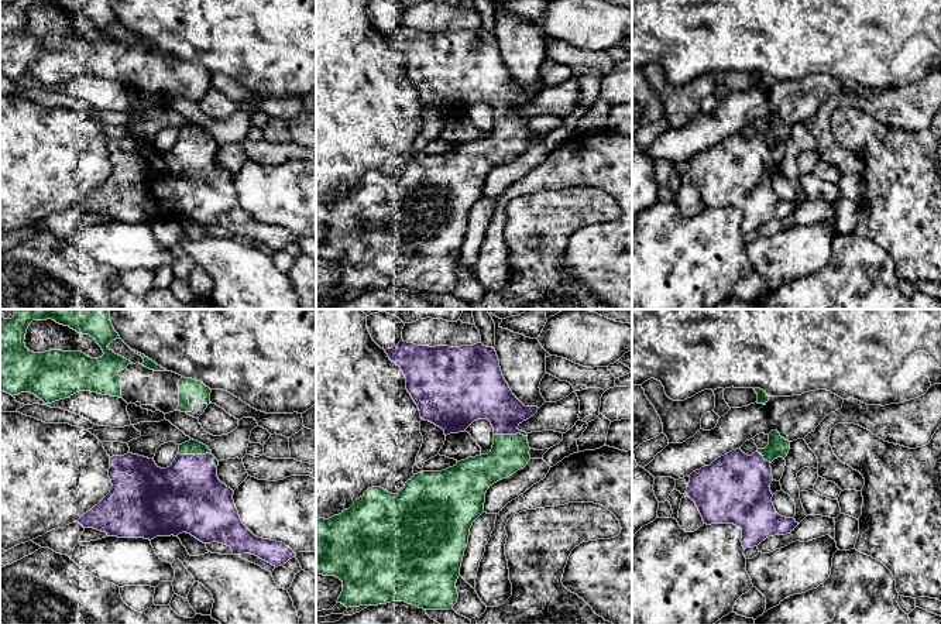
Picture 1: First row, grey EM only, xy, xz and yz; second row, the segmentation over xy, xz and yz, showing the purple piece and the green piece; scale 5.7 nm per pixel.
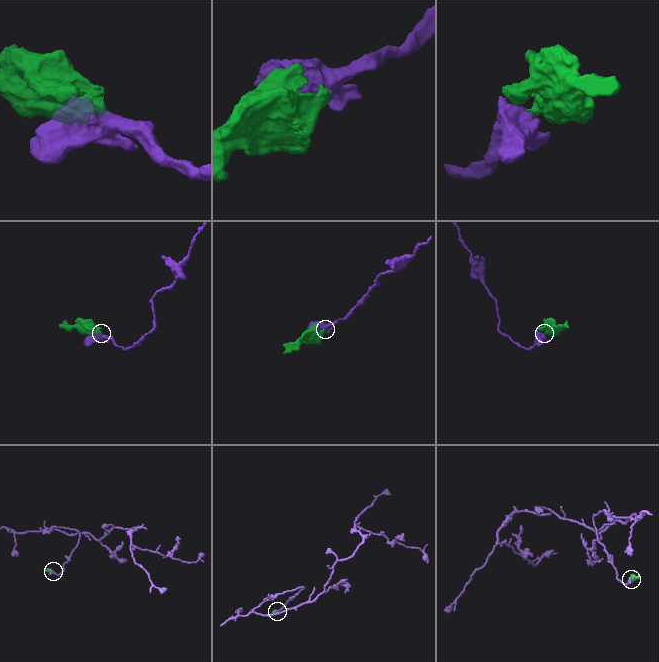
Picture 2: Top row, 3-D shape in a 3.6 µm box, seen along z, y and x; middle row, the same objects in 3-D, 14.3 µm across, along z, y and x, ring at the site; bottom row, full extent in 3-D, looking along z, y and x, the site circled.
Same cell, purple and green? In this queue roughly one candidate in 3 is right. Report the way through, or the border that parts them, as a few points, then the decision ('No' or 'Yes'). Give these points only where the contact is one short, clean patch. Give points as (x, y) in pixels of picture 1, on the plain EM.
Path across: xy (188, 181), (195, 139), (192, 130). Yes

